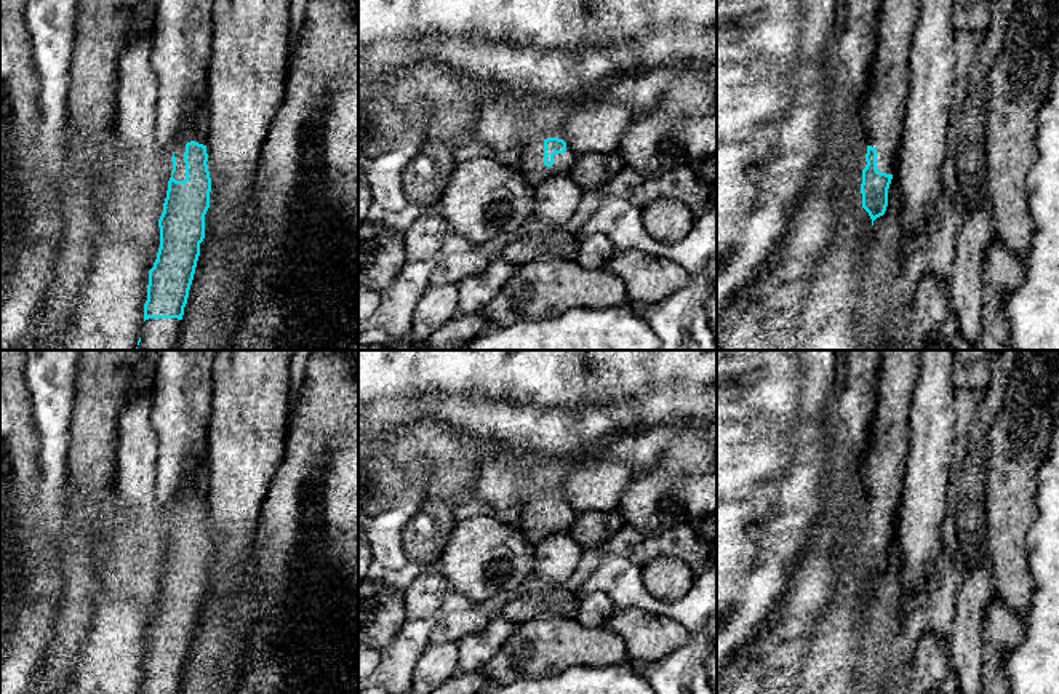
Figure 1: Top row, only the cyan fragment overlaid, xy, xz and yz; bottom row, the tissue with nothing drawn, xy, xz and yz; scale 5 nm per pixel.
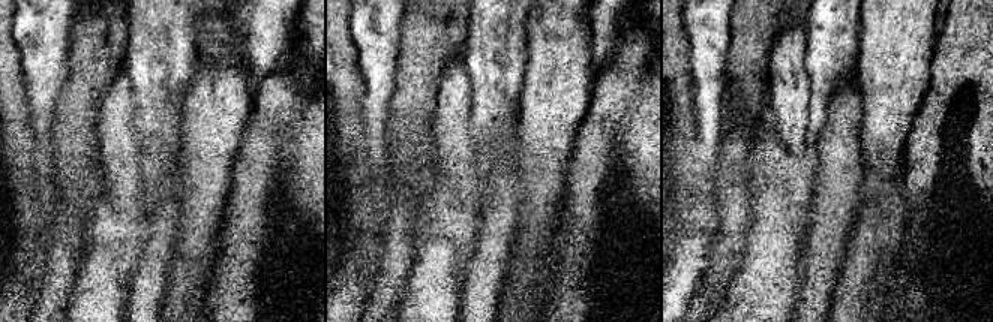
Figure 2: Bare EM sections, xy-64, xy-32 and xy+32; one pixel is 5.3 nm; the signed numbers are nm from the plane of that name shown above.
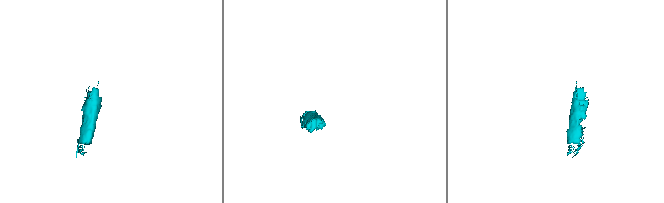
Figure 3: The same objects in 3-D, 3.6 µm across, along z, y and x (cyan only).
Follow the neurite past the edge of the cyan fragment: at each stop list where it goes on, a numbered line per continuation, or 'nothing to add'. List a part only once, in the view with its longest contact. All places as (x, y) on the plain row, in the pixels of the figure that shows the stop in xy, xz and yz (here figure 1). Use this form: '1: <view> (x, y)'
1: xy (194, 485)
2: xy (154, 685)

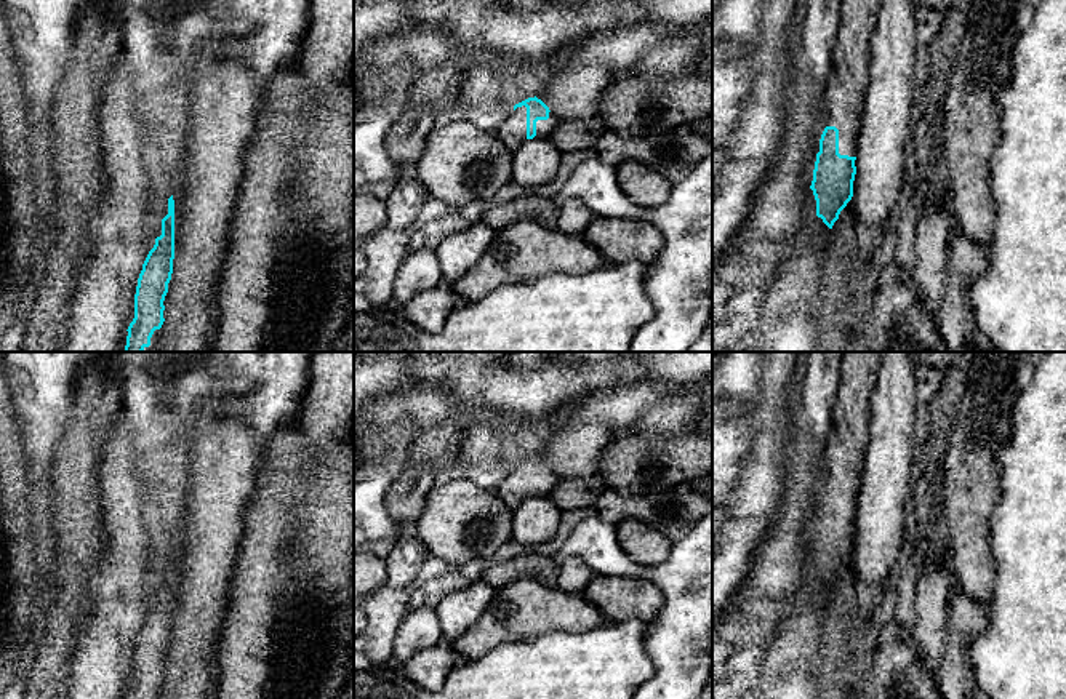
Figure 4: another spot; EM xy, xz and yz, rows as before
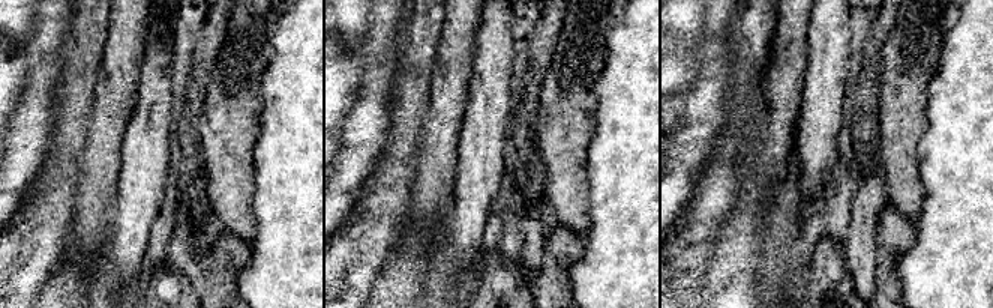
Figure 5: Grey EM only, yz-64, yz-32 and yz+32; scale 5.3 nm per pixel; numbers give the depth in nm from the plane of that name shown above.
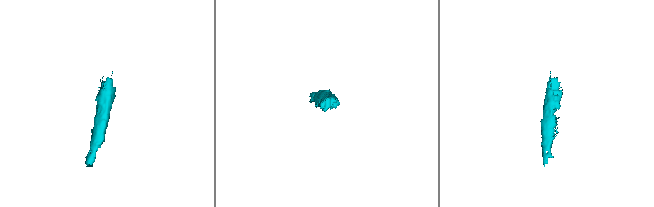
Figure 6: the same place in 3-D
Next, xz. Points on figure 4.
1: xz (512, 490)

